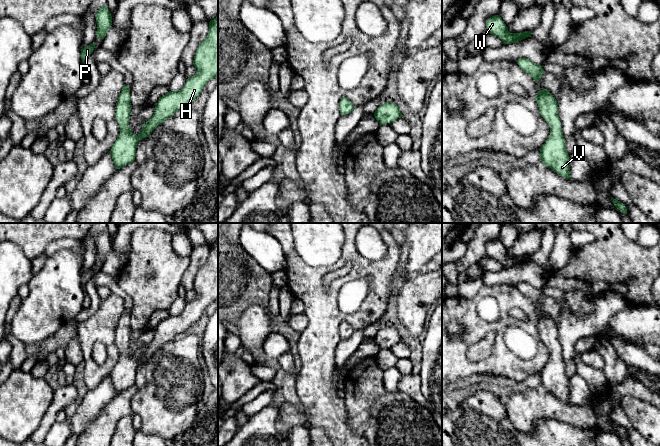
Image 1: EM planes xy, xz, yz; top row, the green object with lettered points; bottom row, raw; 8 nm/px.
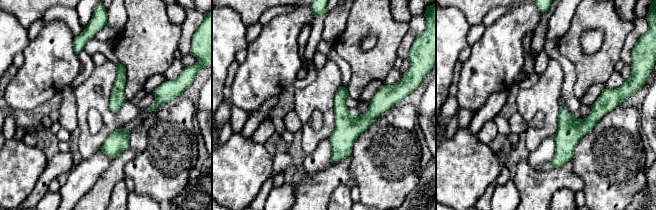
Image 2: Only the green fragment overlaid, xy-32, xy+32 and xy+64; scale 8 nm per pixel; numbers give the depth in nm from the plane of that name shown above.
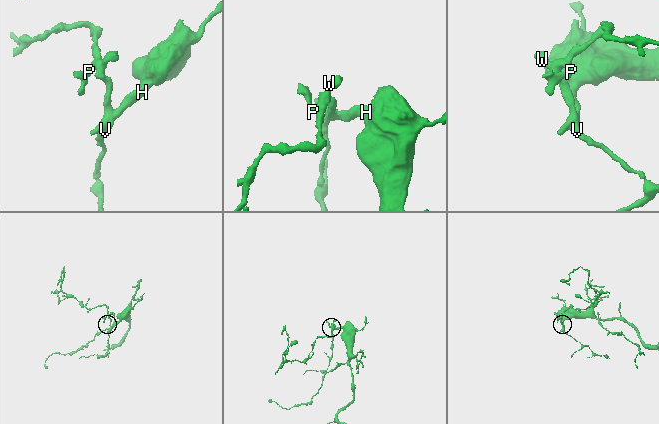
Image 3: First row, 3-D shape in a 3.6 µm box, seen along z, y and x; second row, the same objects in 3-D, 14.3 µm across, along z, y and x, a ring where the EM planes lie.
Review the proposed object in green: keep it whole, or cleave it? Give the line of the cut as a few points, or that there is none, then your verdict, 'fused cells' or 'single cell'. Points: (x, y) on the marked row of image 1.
no cut; single cell

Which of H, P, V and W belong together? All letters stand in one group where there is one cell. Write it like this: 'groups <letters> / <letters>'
groups H P V W

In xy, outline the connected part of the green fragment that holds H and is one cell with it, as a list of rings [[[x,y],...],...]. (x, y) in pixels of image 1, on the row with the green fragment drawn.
[[[218,17],[209,22],[207,37],[199,44],[193,65],[197,69],[196,74],[186,80],[181,90],[169,91],[158,100],[153,116],[142,125],[142,132],[139,135],[134,135],[129,127],[132,108],[130,88],[123,84],[115,113],[120,134],[109,151],[116,169],[133,162],[138,142],[148,137],[158,125],[172,117],[176,111],[187,108],[200,95],[208,81],[218,76]]]

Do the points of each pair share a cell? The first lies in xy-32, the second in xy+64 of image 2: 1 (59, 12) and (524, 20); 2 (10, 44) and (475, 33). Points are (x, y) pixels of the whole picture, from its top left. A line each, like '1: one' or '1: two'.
1: two
2: two

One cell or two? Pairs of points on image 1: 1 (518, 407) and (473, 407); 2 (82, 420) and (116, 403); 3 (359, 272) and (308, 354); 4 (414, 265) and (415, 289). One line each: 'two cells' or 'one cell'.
1: two cells
2: two cells
3: one cell
4: two cells

